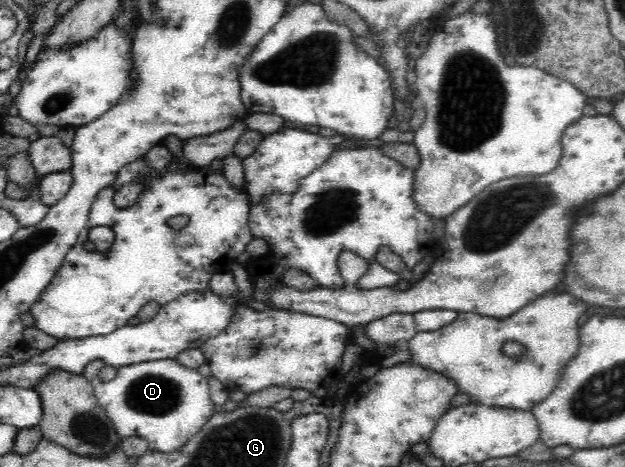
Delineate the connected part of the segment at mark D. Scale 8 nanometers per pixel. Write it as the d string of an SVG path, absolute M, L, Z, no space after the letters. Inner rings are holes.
M156 359L117 367L117 375L105 382L99 377L104 365L101 360L92 361L82 375L93 386L98 404L109 416L117 438L121 440L139 437L147 440L151 451L177 451L214 414L208 379L193 368L183 367L177 360Z

